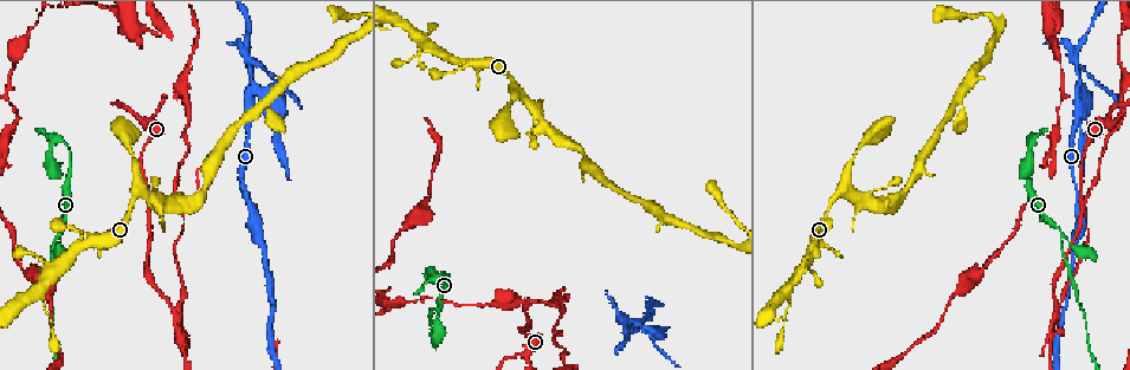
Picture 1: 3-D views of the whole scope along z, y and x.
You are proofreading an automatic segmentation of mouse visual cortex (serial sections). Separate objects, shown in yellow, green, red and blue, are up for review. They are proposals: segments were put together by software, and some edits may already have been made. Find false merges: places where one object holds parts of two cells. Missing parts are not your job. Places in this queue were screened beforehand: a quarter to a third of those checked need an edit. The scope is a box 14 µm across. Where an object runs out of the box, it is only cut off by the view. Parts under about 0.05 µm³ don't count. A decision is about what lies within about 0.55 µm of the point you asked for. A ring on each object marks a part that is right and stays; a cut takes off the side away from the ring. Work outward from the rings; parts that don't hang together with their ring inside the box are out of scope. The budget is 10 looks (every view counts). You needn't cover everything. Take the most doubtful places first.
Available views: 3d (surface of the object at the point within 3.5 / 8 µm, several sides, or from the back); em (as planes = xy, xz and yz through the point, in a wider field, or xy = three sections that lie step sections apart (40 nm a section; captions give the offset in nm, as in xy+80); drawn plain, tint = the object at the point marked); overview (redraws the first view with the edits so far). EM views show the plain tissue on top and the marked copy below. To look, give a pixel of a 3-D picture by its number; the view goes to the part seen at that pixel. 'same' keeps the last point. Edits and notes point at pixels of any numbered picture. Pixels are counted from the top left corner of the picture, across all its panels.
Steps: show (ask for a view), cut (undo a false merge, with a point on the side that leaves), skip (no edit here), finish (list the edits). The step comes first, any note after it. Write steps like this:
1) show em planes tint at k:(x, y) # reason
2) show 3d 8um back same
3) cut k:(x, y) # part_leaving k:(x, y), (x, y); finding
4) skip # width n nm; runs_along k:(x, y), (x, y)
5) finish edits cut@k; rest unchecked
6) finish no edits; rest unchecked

show 3d 3.5um at 1:(551, 306) # a fork

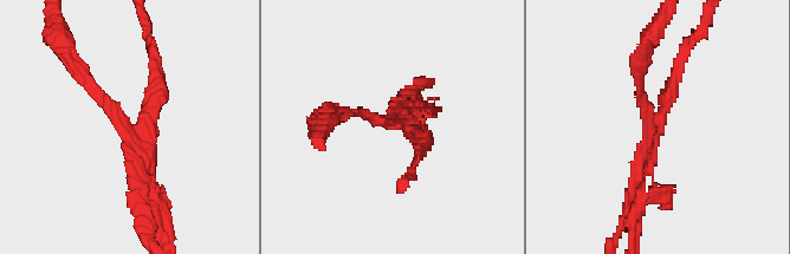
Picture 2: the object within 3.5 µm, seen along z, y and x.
show em xy step 2 tint at 2:(649, 126) # arms 3; arm_widths 100, 150, 200 nm

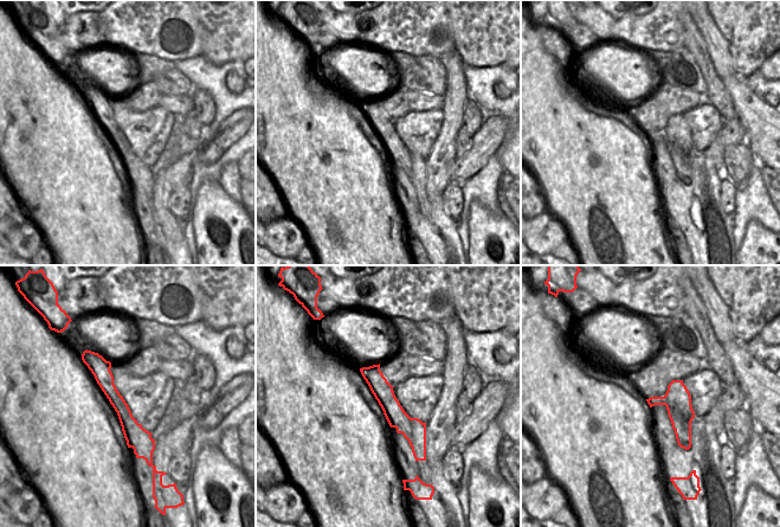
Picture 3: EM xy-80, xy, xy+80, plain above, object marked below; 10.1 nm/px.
cut 2:(161, 95) # part_leaving 2:(140, 125), (154, 96), (147, 31); two cells meet here

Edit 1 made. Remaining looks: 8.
show overview

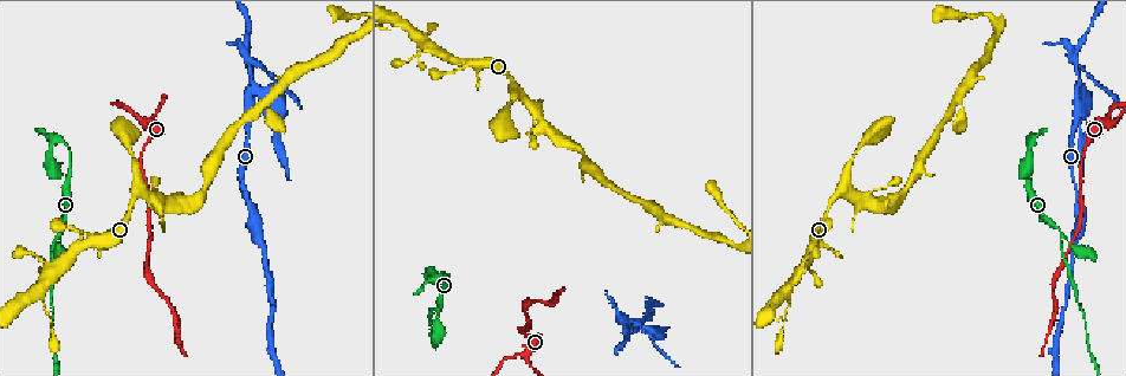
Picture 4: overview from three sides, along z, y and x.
show 3d 3.5um at 4:(249, 57) # a fork

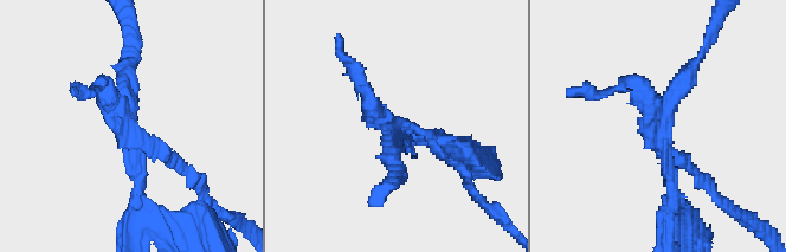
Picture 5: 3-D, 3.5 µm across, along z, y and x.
show em planes tint at 5:(392, 130) # need the tissue

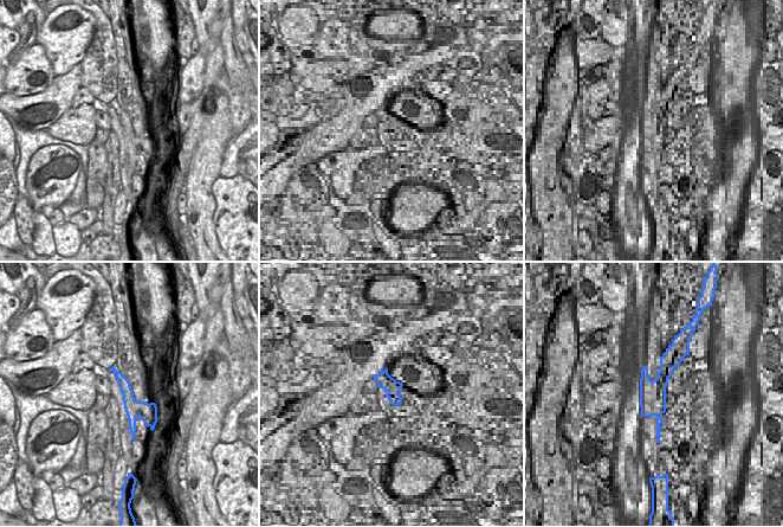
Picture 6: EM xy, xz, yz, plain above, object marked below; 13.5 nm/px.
cut 5:(365, 95) # width 260 nm; part_leaving 5:(388, 120), (337, 47); a second cell is stuck on

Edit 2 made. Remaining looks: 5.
show em planes tint at 4:(1026, 144)

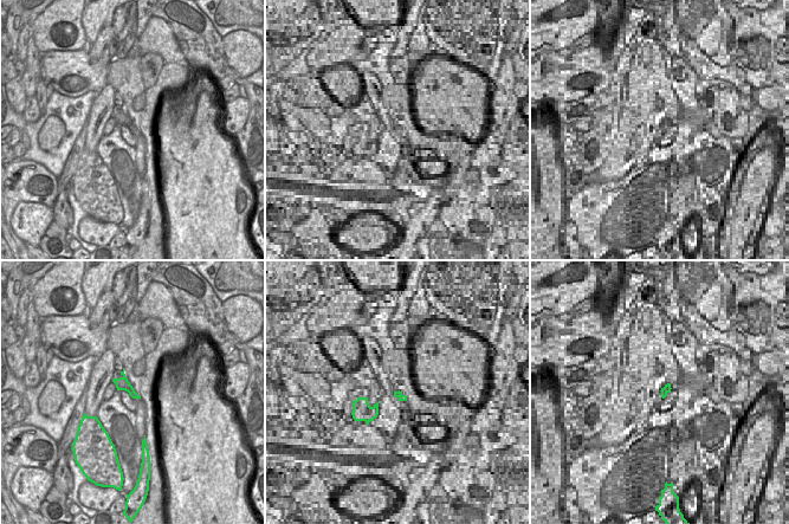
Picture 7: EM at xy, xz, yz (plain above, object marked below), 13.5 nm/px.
show 3d 3.5um same

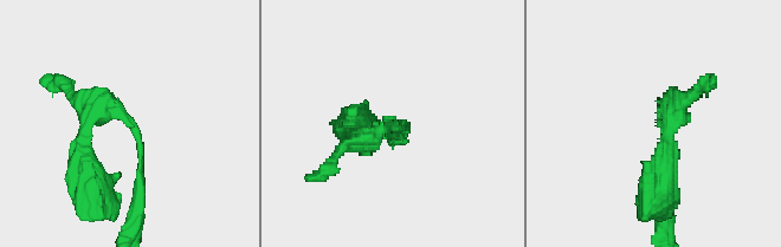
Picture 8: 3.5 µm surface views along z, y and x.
skip # one cell here

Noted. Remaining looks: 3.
show em xy step 5 tint at 4:(1110, 118) # thick turns thin

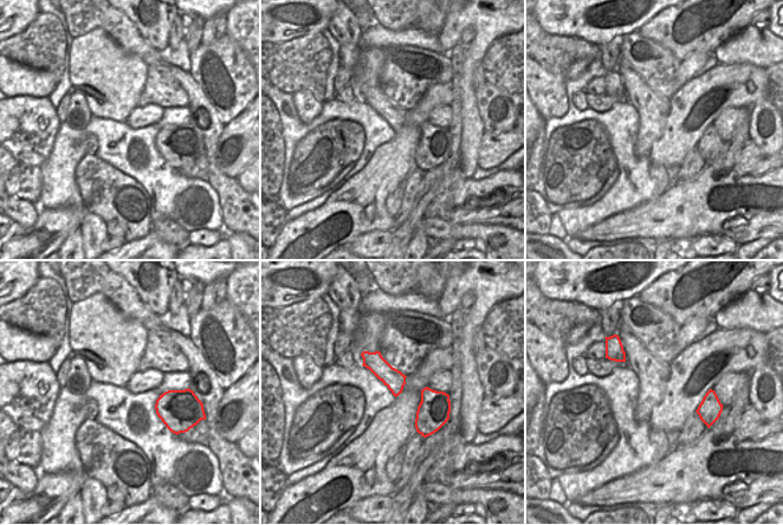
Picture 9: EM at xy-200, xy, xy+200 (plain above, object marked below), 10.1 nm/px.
show 3d 3.5um same

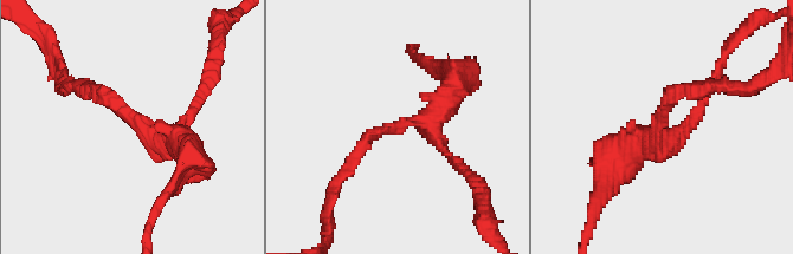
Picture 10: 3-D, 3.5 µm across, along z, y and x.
skip # arms 3; runs_along 10:(457, 85), (432, 118), (369, 136), (352, 163); all the same cell

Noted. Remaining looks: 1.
finish edits cut@2, cut@5; rest unchecked

